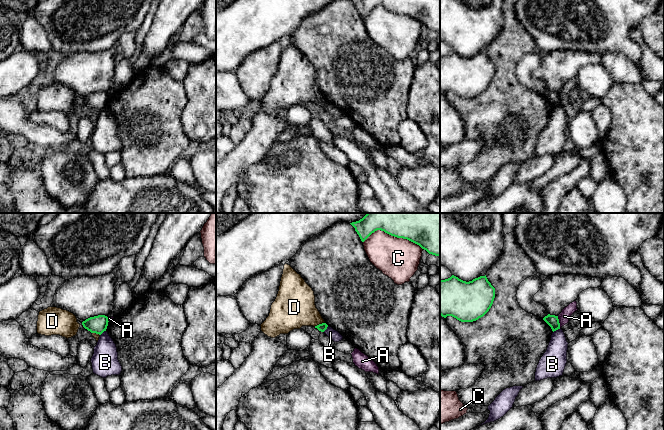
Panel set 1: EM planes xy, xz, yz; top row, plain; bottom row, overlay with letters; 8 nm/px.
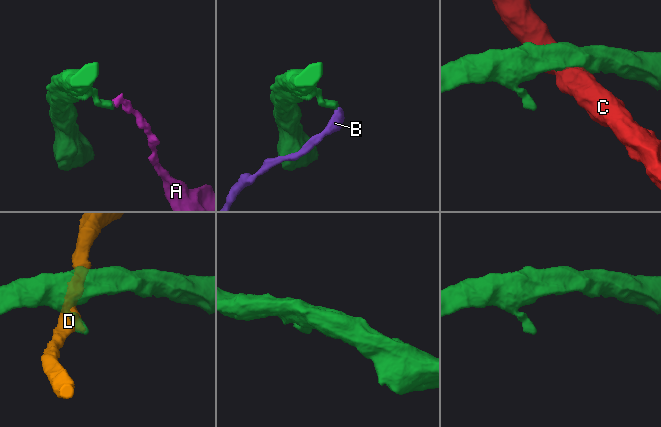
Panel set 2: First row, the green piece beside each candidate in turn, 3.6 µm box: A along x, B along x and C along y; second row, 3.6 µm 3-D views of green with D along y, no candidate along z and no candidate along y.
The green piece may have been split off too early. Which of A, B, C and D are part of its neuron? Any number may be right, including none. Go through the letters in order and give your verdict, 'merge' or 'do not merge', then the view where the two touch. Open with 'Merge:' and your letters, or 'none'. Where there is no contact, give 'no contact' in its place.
Merge: none
A: do not merge; meets green in yz
B: do not merge; meets green in yz
C: do not merge; meets green in xz
D: do not merge; meets green in xz

